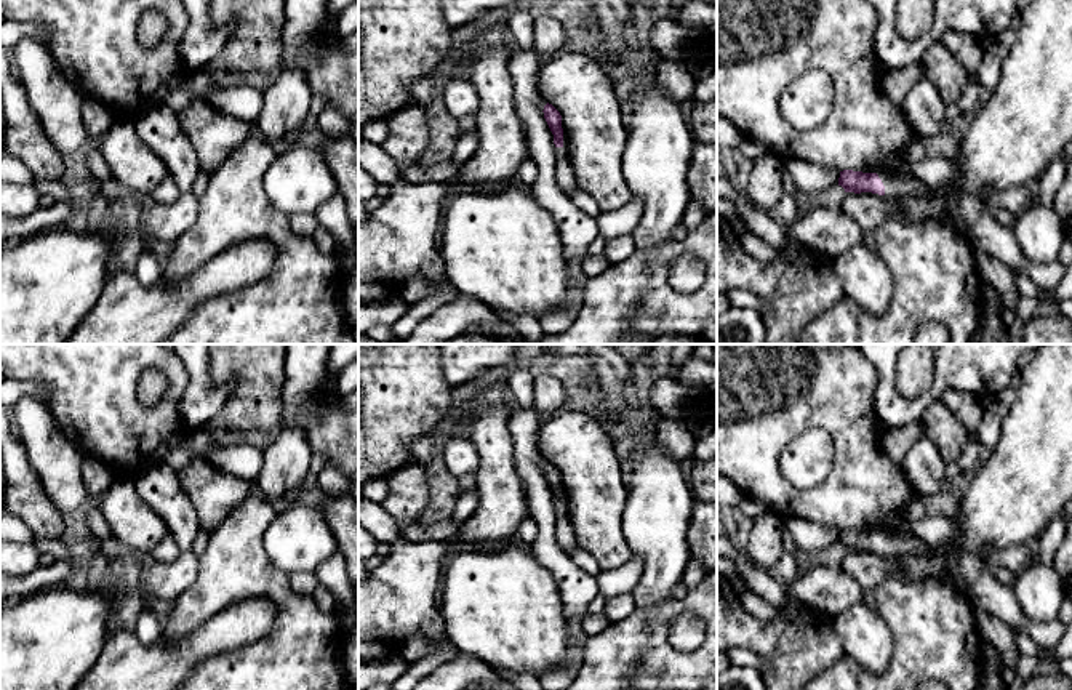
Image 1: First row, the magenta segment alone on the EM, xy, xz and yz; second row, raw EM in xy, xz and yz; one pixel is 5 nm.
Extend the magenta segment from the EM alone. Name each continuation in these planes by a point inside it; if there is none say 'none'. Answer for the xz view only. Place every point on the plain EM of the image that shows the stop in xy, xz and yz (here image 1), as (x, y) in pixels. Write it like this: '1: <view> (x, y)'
1: xz (567, 540)

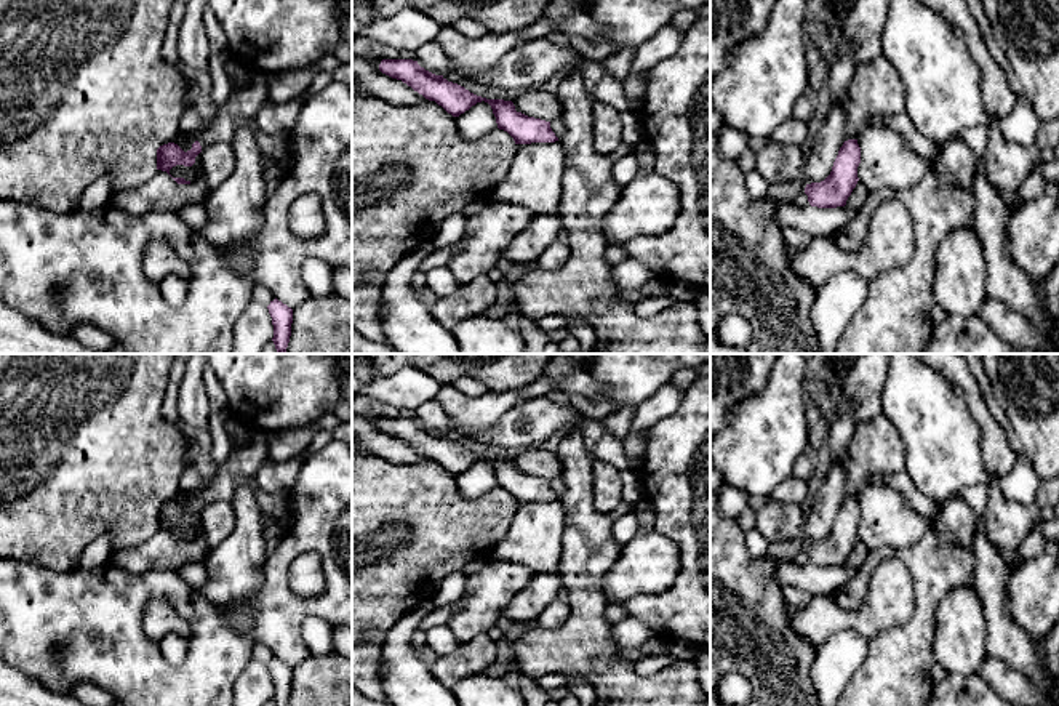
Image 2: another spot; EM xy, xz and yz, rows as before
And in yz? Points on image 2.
none

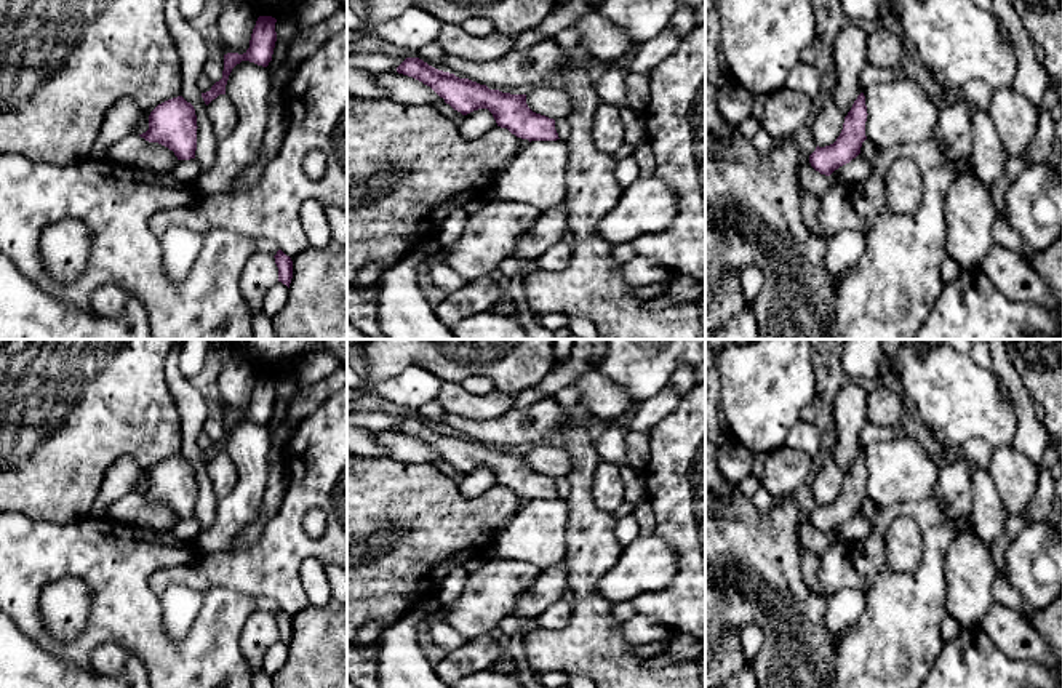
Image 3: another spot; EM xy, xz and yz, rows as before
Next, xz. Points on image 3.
none

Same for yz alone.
none

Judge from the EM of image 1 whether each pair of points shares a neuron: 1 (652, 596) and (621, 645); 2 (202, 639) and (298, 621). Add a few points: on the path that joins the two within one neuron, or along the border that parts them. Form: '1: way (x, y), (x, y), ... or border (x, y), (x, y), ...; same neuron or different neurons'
1: border (672, 597), (652, 607), (637, 607); different neurons
2: border (272, 601), (277, 610), (274, 625), (239, 647); different neurons

